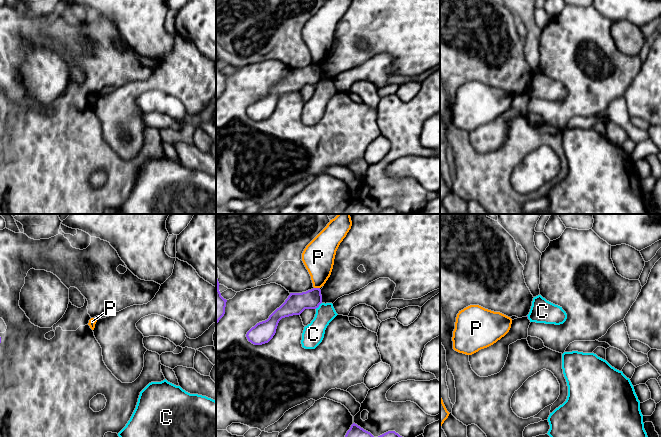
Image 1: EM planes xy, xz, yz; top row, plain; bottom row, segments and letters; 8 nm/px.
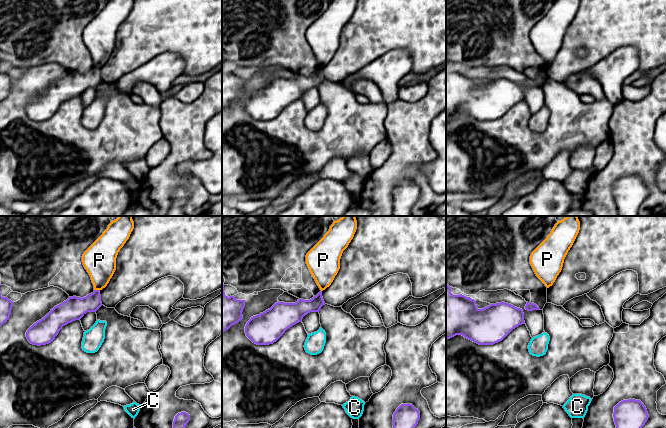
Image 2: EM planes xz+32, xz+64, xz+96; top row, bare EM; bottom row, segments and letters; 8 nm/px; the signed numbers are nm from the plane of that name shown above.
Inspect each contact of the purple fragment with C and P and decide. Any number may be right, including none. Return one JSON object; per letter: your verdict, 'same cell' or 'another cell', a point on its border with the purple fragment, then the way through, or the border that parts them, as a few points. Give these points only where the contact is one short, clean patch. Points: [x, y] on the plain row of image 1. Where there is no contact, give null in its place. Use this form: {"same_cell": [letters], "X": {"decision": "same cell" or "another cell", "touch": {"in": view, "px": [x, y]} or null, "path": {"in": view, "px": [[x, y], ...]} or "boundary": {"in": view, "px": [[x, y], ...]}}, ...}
{"same_cell": [], "C": {"decision": "another cell", "touch": {"in": "xz", "px": [318, 82]}}, "P": {"decision": "another cell", "touch": {"in": "xz", "px": [317, 64]}, "boundary": {"in": "xz", "px": [[314, 63], [319, 64]]}}}

